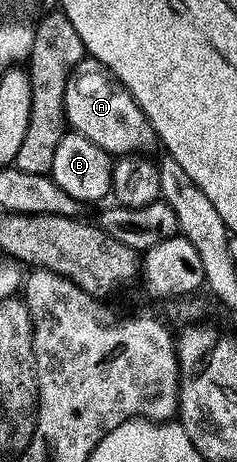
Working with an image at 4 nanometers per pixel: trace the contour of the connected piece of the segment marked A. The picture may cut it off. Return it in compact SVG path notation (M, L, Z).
M92 57L83 58L72 71L64 92L64 112L67 127L73 133L92 140L92 144L111 156L138 154L155 145L154 130L134 97L104 64Z

